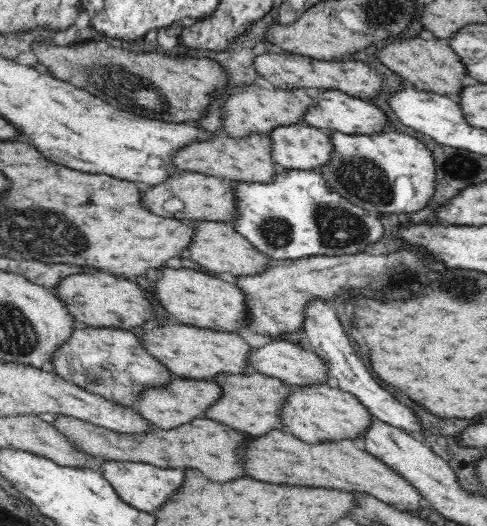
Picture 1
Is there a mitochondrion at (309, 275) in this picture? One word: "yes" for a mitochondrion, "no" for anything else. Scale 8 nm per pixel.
no

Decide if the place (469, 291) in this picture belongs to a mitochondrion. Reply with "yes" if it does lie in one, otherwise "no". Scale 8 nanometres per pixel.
yes

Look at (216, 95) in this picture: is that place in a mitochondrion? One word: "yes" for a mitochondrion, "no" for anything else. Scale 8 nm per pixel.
no

